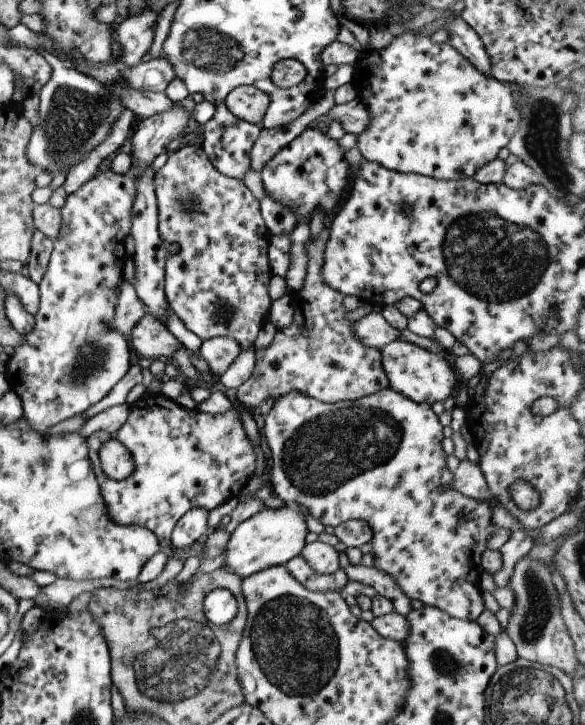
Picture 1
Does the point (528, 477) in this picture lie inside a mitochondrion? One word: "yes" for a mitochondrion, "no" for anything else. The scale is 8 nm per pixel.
no

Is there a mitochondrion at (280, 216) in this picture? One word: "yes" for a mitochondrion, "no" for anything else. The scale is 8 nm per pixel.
no

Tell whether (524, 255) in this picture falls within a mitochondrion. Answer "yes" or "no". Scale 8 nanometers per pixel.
yes

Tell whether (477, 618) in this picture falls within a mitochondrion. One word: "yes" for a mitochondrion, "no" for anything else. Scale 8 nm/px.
no

